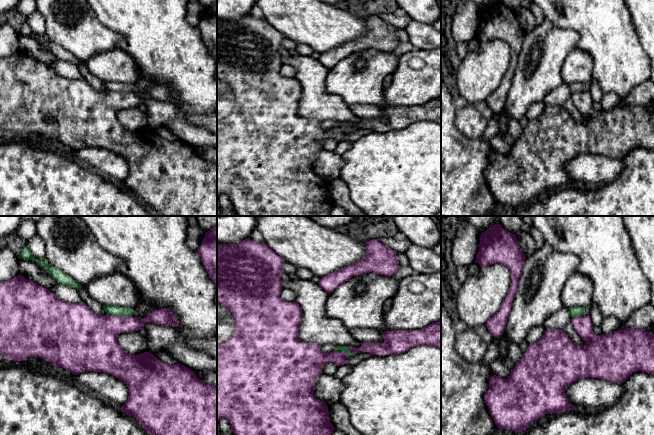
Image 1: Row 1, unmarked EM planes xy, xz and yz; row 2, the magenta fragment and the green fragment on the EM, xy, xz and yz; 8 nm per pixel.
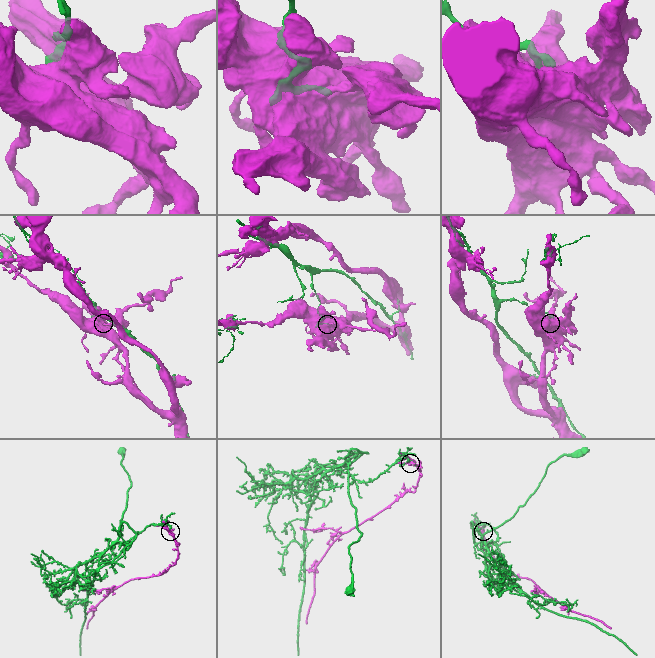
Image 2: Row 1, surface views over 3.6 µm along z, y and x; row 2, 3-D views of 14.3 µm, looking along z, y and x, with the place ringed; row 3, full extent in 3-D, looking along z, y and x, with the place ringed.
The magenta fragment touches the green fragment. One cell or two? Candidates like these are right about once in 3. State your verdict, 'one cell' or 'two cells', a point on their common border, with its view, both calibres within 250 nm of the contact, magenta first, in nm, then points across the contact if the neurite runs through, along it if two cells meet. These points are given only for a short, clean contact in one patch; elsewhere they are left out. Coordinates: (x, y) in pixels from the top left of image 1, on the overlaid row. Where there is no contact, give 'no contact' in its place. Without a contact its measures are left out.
two cells; meets magenta in xy at (119, 316); 340 nm thick on the magenta side, 80 nm on the other

